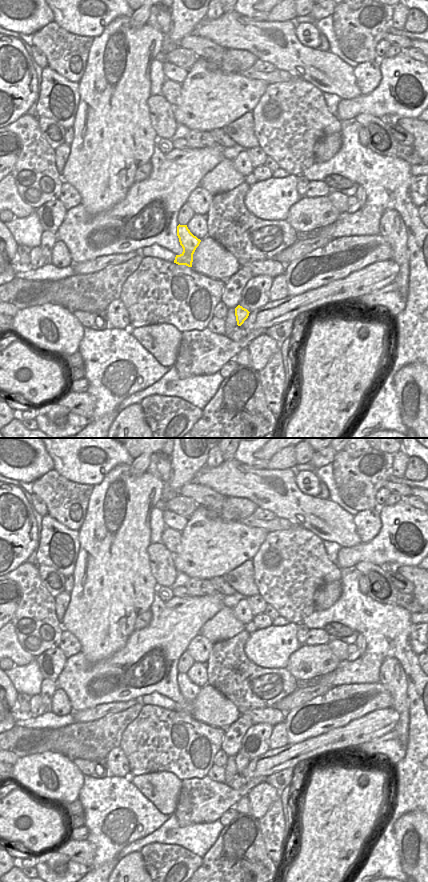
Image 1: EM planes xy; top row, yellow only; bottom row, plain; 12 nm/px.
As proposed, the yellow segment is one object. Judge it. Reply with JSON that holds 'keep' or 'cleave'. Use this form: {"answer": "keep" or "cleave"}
{"answer": "keep"}

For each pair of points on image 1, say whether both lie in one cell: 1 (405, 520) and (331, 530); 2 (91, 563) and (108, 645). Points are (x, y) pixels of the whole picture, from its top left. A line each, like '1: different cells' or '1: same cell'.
1: different cells
2: same cell

